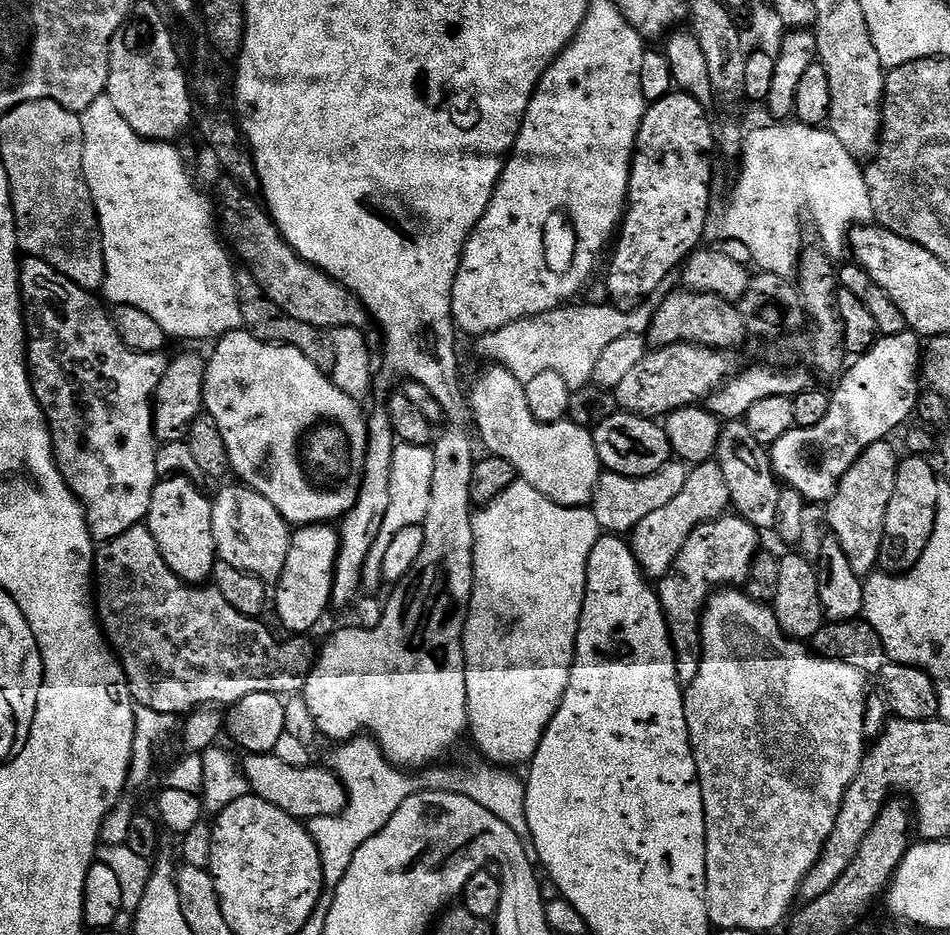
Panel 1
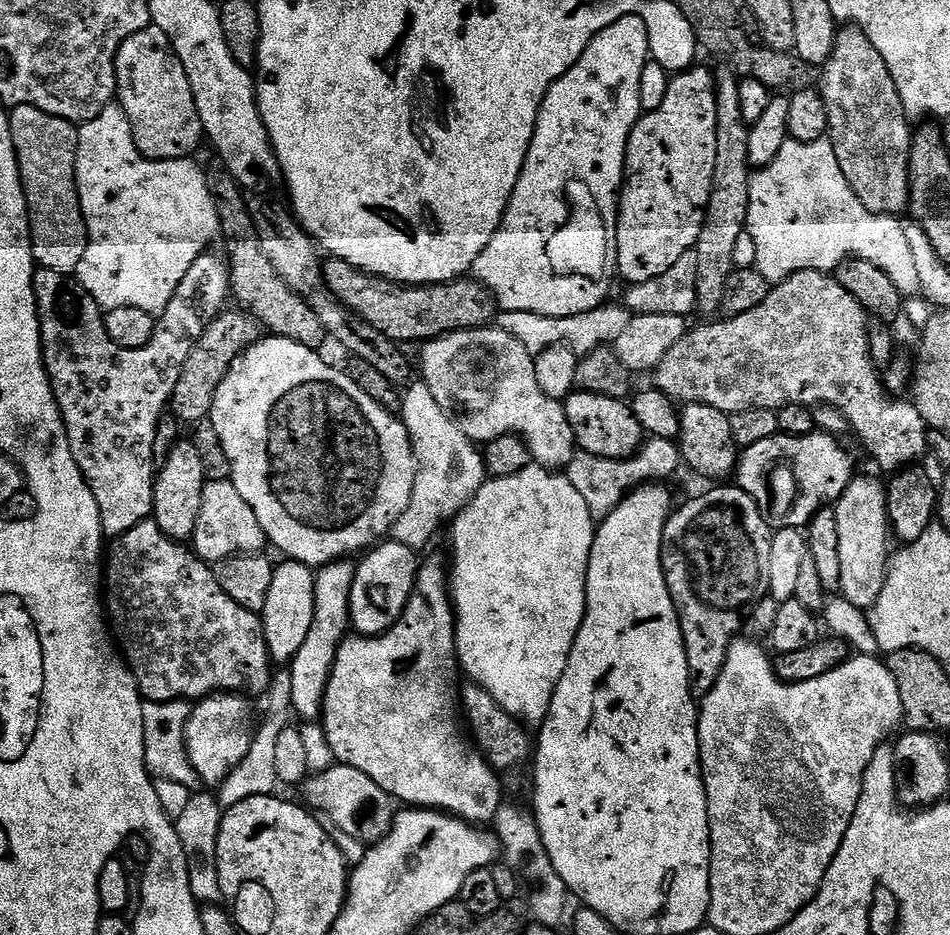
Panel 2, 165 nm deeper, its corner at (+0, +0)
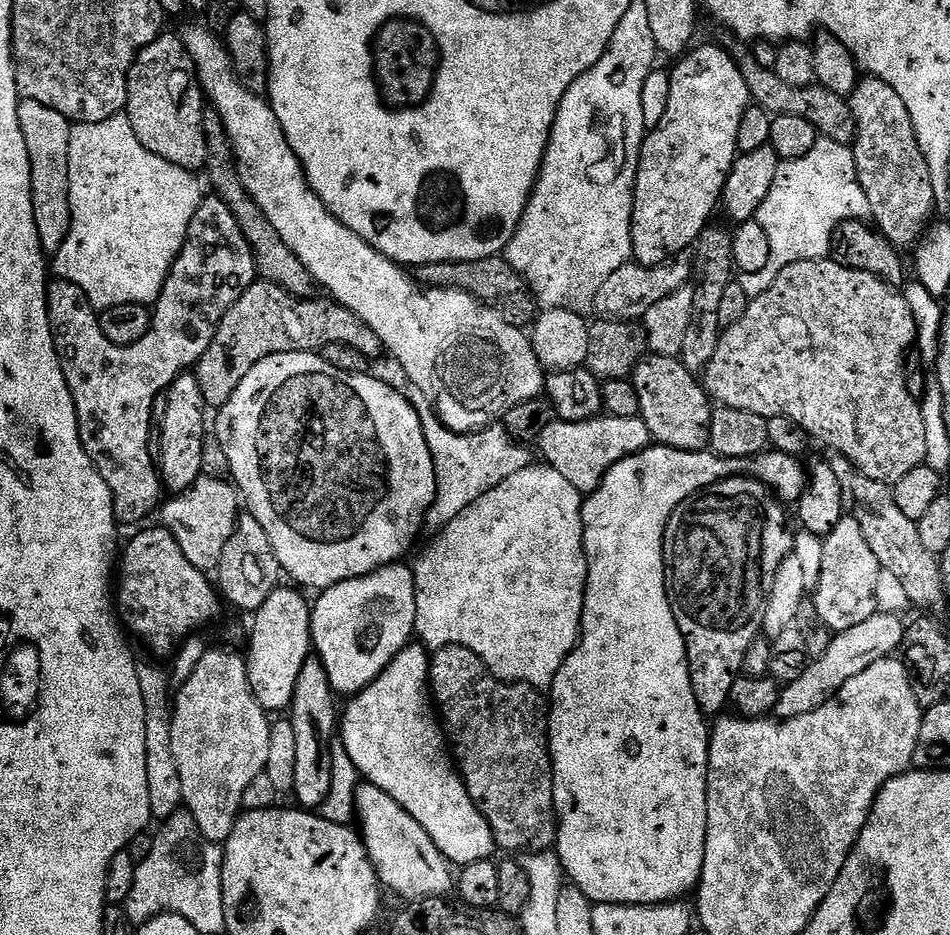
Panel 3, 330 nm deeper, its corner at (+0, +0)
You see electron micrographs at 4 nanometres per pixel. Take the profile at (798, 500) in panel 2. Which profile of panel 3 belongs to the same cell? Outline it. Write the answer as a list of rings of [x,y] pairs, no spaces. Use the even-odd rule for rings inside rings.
[[[649,446],[630,458],[622,458],[602,478],[602,482],[592,492],[587,493],[582,522],[584,523],[584,553],[588,563],[588,581],[584,595],[584,613],[580,623],[580,640],[576,648],[566,658],[562,670],[554,678],[550,689],[550,711],[548,714],[548,749],[552,755],[552,785],[554,786],[554,806],[556,807],[556,843],[554,851],[560,857],[564,875],[593,904],[670,904],[684,898],[700,883],[704,855],[706,854],[706,826],[708,825],[708,737],[710,724],[698,702],[690,682],[686,642],[678,622],[674,622],[674,610],[668,601],[668,587],[664,577],[664,535],[672,512],[684,500],[689,500],[701,488],[709,488],[719,480],[729,480],[731,476],[751,473],[760,483],[765,484],[785,505],[792,506],[800,499],[806,483],[805,465],[794,456],[765,450],[751,459],[722,458],[710,450],[687,452],[663,446]]]

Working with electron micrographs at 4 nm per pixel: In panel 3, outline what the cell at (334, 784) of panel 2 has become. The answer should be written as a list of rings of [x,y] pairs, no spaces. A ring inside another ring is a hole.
[[[367,782],[361,783],[356,790],[355,815],[358,822],[360,820],[358,831],[360,839],[364,841],[364,849],[367,850],[370,862],[376,868],[376,876],[387,891],[389,888],[390,891],[405,896],[405,901],[408,902],[444,898],[449,895],[447,892],[451,888],[453,891],[454,872],[448,861],[444,859],[438,846],[434,846],[430,834],[426,834],[426,830],[422,830],[422,826],[418,826],[418,822],[414,822],[414,818],[410,818],[410,814],[406,814],[402,806],[398,806],[396,799],[386,794],[386,790],[378,790],[378,786]]]

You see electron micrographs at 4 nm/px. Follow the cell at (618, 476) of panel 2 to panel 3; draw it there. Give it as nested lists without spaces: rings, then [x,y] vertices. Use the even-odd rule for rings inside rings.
[[[601,414],[586,422],[566,422],[553,419],[546,430],[542,430],[538,441],[538,449],[543,463],[558,470],[570,486],[574,486],[581,494],[592,492],[606,478],[610,466],[622,462],[622,458],[630,458],[642,450],[646,450],[653,443],[650,430],[646,422],[639,416],[634,418],[618,418]]]

